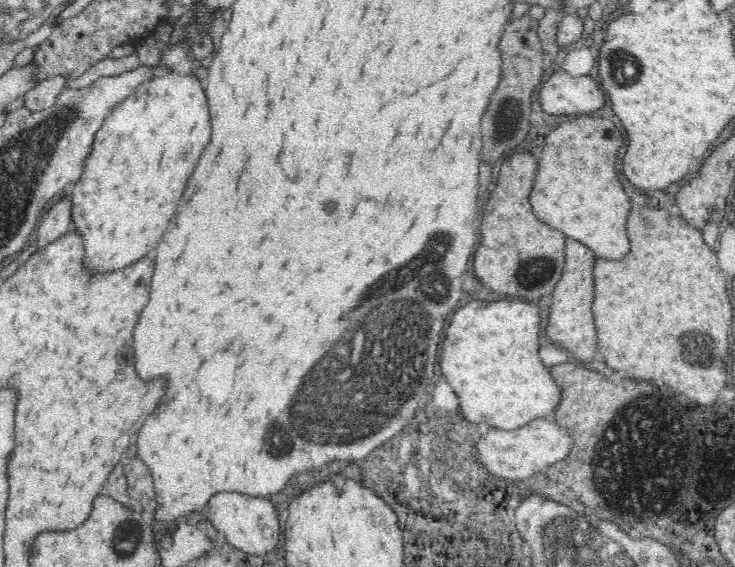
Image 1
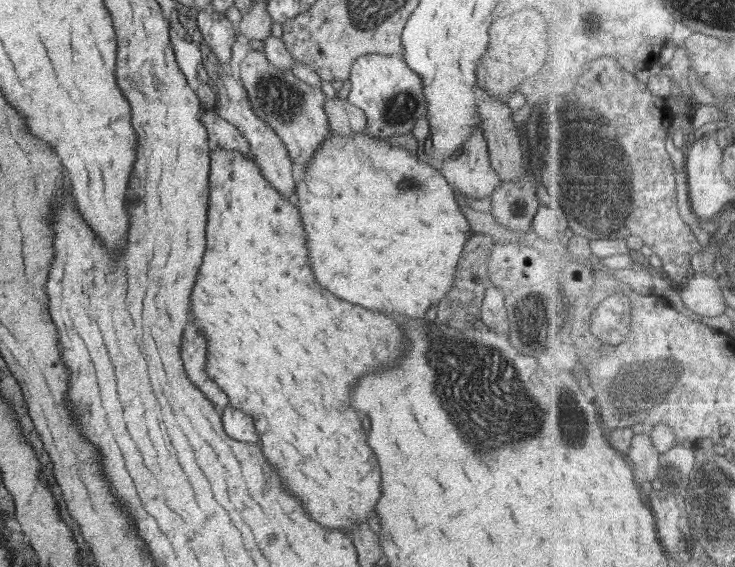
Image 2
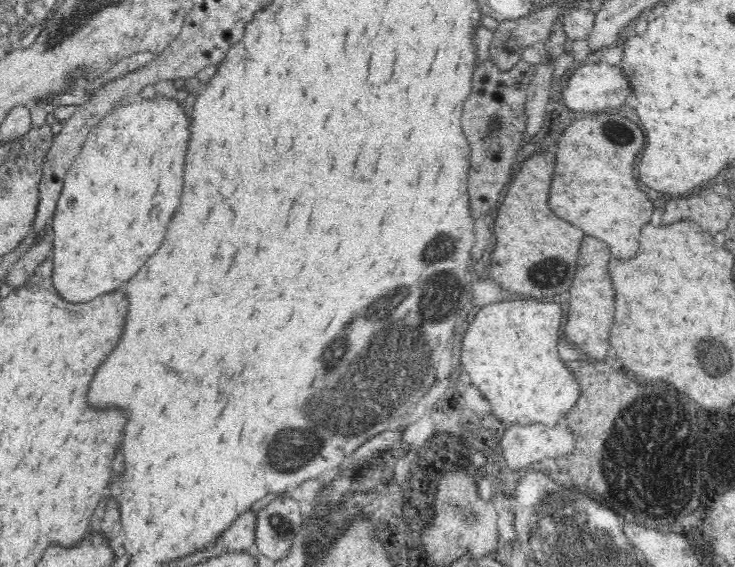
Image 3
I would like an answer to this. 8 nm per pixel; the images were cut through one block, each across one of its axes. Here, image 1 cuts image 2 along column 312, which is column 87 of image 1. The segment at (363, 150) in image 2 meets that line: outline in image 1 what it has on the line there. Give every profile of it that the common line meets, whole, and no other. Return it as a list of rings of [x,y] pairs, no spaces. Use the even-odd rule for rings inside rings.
[[[172,72],[168,76],[160,74],[153,76],[150,80],[143,82],[130,96],[121,100],[110,110],[108,116],[106,116],[104,124],[96,132],[94,141],[92,142],[92,148],[90,148],[90,154],[86,156],[84,160],[84,166],[82,175],[74,183],[72,193],[67,197],[70,202],[70,220],[71,220],[71,231],[78,233],[84,242],[84,268],[90,272],[90,274],[104,274],[104,272],[114,272],[114,270],[122,270],[134,262],[138,262],[140,258],[144,258],[162,238],[164,230],[168,228],[170,224],[170,218],[174,216],[176,212],[176,206],[182,198],[182,192],[186,188],[186,182],[188,182],[188,176],[190,172],[194,170],[196,162],[200,160],[200,154],[202,150],[206,148],[208,140],[210,140],[210,114],[209,107],[206,102],[206,95],[204,87],[198,79],[194,76],[186,76],[182,72]]]

